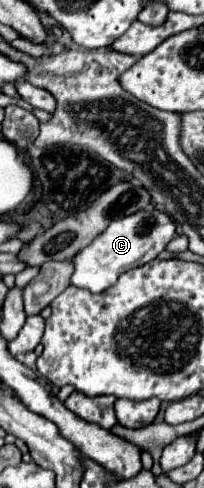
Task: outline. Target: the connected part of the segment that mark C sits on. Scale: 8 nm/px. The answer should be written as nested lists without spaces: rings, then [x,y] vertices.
[[[148,209],[148,211],[140,211],[128,217],[116,219],[88,247],[76,253],[76,257],[72,259],[74,273],[70,277],[70,285],[88,289],[90,293],[100,293],[108,289],[110,285],[114,285],[118,277],[126,273],[128,269],[140,267],[156,259],[172,241],[174,233],[176,233],[174,221],[166,213],[156,211],[156,209]]]

